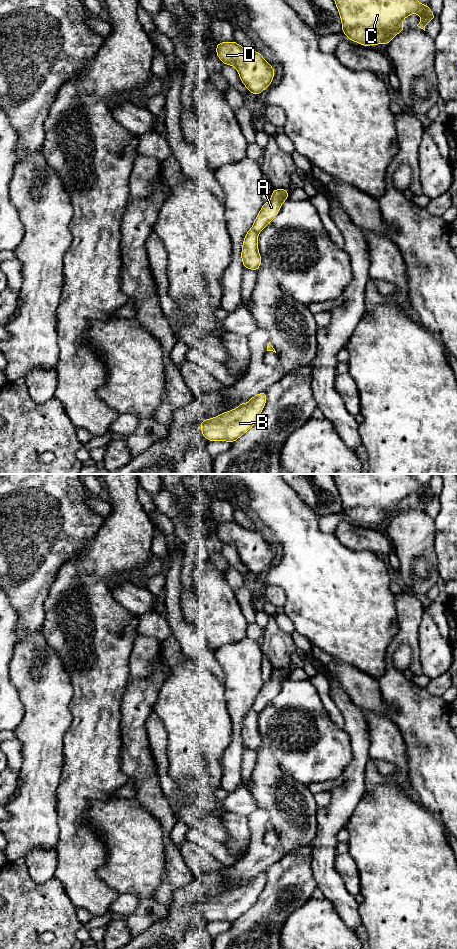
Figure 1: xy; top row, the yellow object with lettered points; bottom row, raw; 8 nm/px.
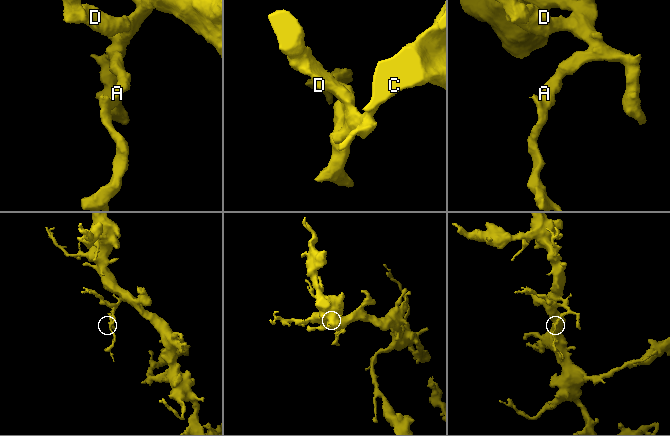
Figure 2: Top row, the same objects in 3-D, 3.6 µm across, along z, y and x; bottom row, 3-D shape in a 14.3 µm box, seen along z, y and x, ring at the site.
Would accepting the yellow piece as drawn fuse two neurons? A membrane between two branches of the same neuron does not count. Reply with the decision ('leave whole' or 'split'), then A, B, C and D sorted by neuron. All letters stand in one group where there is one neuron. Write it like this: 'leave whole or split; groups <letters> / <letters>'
split; groups A C D / B

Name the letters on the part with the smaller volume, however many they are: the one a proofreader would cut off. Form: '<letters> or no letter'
B

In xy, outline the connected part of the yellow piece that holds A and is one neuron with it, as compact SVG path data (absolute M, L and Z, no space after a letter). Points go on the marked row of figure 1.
M273 189L271 200L263 204L252 225L257 234L275 218L281 209L282 203L288 200L288 194L289 192L286 189Z

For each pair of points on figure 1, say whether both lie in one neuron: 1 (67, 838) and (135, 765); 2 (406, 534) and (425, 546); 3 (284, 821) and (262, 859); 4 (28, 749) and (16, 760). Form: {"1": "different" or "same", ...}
{"1": "different", "2": "same", "3": "same", "4": "different"}

